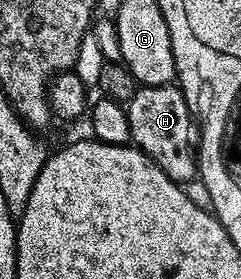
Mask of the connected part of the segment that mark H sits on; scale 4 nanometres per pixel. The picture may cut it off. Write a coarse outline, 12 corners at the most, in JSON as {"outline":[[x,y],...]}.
{"outline":[[139,86],[130,143],[176,184],[196,179],[199,130],[182,87]]}

